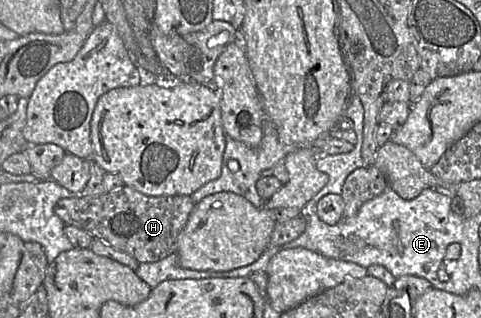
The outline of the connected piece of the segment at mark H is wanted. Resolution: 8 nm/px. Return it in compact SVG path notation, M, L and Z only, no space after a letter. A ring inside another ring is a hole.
M126 185L99 196L72 195L60 199L55 205L55 213L65 223L80 228L100 239L116 250L125 252L137 260L138 263L157 262L177 249L177 240L184 229L195 203L189 195L147 196Z

